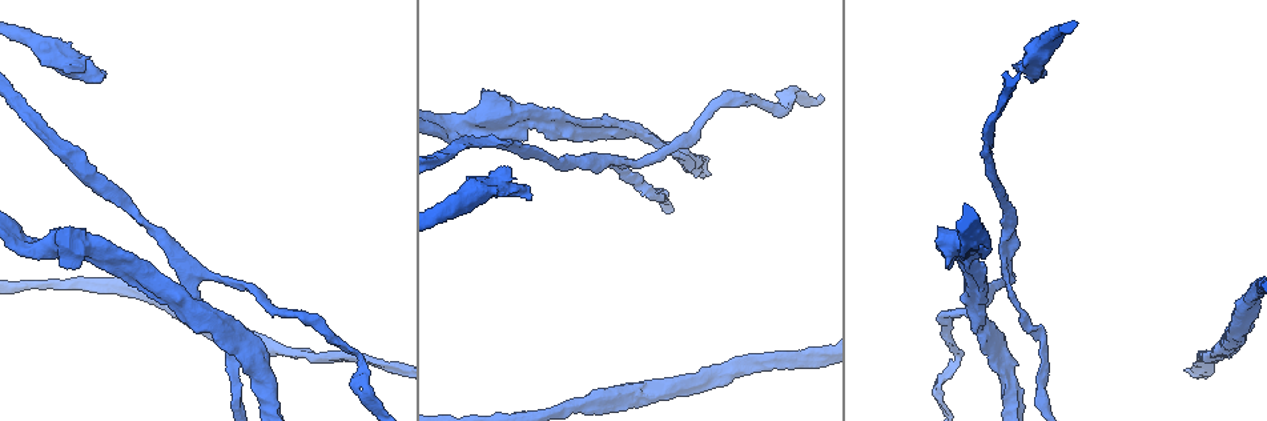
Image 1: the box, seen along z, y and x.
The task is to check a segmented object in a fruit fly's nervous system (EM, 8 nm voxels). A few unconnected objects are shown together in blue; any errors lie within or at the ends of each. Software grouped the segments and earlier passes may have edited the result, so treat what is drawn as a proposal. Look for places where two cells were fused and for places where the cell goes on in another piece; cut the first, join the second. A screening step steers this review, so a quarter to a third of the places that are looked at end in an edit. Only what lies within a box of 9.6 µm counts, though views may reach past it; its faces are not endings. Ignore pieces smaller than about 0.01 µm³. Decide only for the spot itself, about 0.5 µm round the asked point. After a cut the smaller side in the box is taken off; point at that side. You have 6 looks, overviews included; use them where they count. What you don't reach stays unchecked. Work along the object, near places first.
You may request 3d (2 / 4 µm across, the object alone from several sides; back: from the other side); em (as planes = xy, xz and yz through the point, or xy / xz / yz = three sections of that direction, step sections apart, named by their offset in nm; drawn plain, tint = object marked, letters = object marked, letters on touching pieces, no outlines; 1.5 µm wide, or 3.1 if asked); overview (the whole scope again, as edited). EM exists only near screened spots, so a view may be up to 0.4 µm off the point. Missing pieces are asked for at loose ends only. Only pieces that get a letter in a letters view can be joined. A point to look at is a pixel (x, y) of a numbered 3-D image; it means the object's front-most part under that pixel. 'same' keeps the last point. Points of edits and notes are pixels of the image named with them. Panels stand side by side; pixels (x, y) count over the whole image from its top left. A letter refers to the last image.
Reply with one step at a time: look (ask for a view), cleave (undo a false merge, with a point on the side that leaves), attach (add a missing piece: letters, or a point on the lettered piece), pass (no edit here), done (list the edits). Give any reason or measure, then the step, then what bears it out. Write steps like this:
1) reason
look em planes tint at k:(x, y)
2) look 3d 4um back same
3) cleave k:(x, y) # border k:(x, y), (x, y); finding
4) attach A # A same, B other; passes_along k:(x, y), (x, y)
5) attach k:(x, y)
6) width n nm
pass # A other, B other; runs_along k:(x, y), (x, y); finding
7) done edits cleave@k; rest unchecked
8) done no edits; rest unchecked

free end
look 3d 4um at 1:(1044, 71)

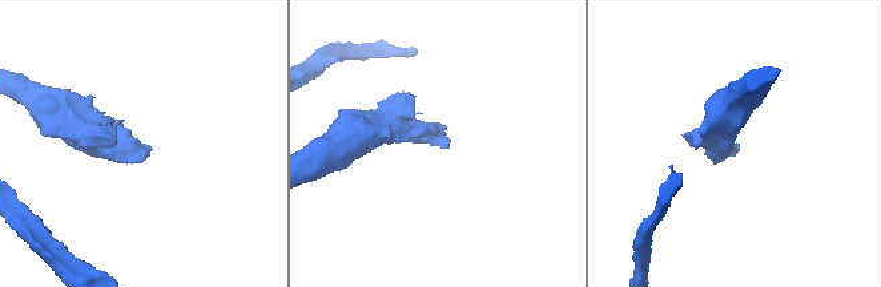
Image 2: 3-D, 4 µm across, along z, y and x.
look em xz step 8 tint at 2:(144, 143)

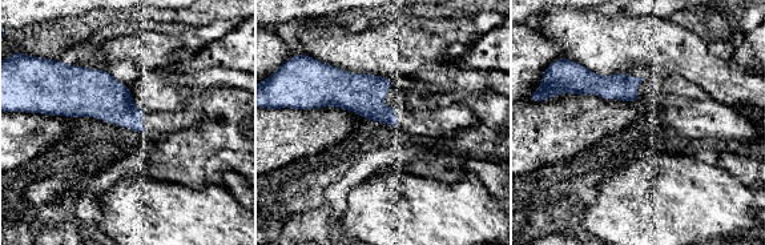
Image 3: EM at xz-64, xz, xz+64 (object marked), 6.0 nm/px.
cut it another way
look em planes letters same

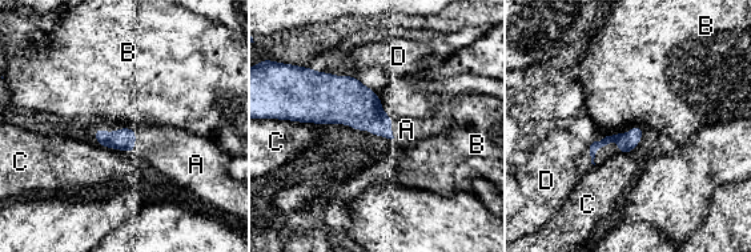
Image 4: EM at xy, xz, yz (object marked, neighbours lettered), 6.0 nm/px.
attach A # A same, B other, C other, D other; the cell continues

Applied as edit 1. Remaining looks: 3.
thick turns thin
look em planes plain at 1:(283, 349)

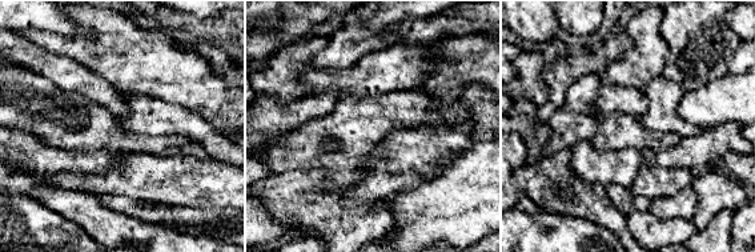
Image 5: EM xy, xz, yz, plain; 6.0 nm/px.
look em planes tint same

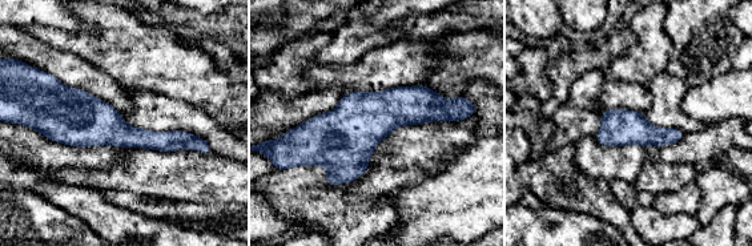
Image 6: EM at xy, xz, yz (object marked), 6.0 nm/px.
see the neighbours
look em planes letters same

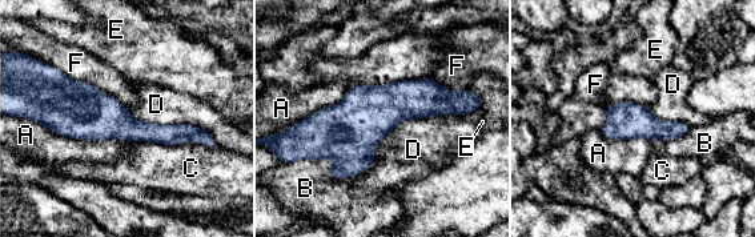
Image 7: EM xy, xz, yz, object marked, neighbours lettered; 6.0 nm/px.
width 220 nm
pass # A other, B other, C other, D other, E other, F other; border 7:(52, 65), (108, 92), (125, 107); all the same cell

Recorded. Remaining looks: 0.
done edits attach@4; rest unchecked

